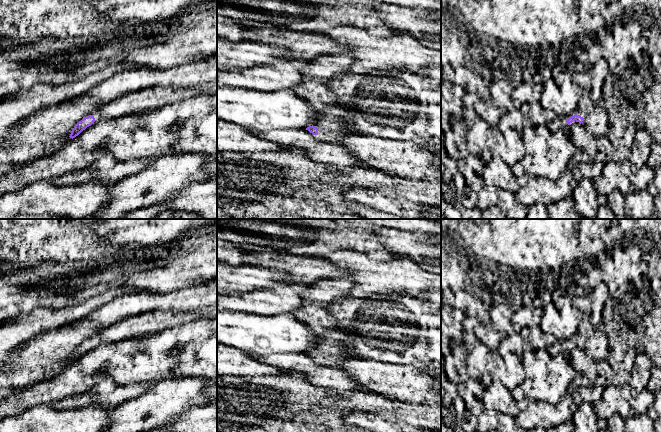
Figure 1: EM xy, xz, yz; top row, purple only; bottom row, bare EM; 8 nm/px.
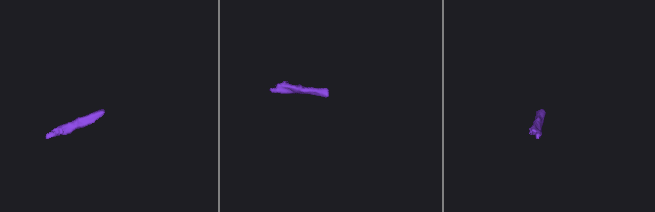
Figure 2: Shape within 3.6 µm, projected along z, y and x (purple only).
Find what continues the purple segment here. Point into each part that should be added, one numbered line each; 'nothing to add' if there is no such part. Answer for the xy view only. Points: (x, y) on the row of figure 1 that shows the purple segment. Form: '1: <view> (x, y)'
1: xy (147, 99)

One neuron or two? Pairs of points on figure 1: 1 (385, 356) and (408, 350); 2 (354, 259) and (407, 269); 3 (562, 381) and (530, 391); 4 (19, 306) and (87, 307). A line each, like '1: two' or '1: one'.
1: one
2: one
3: one
4: one

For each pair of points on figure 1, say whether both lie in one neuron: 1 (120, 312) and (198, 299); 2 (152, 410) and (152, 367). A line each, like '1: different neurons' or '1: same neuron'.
1: same neuron
2: different neurons

